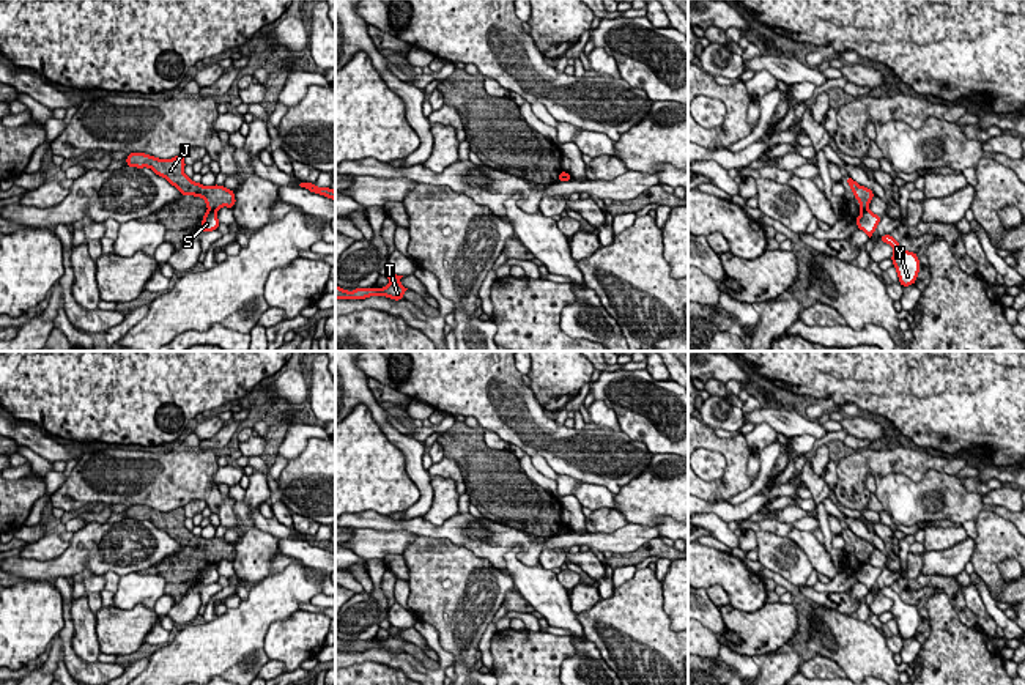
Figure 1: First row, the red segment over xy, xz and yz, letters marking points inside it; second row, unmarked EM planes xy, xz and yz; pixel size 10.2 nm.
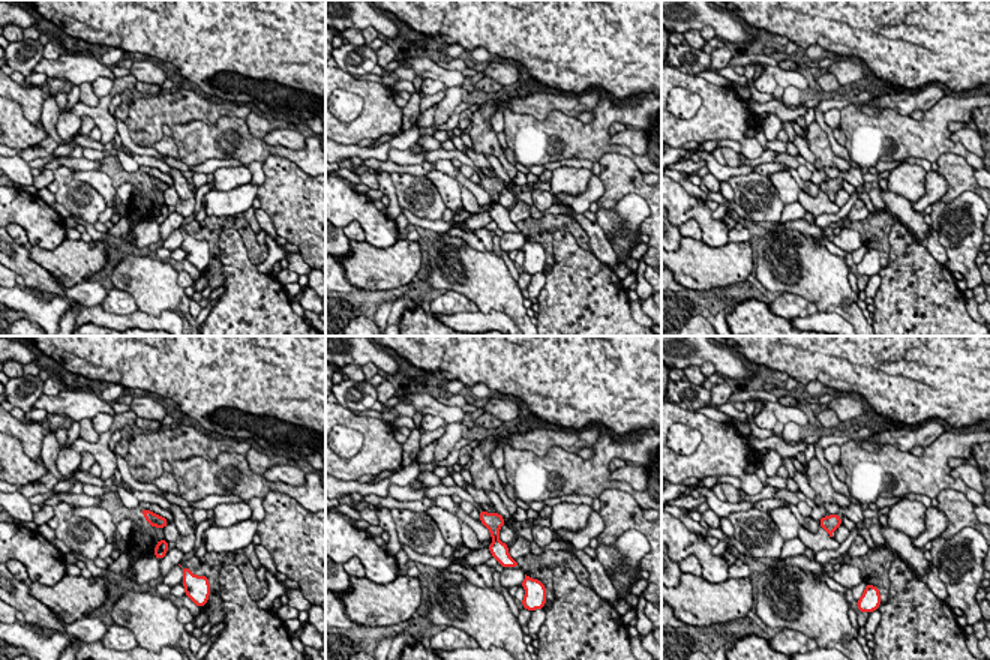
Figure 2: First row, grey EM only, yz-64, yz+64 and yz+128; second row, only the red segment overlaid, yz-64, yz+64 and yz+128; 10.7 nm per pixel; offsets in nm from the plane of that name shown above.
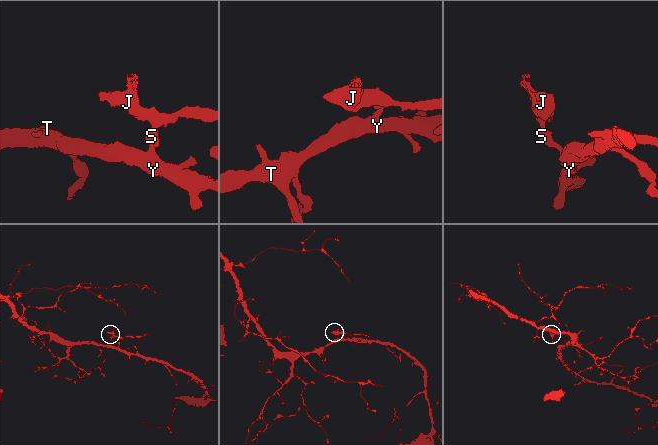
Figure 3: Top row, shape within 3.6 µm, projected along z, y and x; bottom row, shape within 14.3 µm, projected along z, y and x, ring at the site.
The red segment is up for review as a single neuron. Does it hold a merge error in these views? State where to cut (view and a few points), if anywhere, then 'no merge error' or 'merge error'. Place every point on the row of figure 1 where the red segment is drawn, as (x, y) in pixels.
xy (208, 210), (214, 211) | merge error

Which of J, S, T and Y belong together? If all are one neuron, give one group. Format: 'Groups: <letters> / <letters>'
Groups: J / S T Y

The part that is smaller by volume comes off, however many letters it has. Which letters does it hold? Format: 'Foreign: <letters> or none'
Foreign: J

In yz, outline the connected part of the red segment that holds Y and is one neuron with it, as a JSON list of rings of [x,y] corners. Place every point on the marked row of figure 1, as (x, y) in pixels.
[[[891,235],[880,236],[880,241],[893,247],[891,261],[902,287],[913,285],[920,274],[920,258],[915,252],[904,250]]]

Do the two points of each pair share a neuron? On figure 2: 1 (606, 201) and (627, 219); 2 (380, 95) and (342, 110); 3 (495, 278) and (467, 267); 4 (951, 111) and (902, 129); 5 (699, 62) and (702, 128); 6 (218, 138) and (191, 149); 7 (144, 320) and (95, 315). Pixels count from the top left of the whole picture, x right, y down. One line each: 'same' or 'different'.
1: different
2: different
3: same
4: same
5: different
6: same
7: same

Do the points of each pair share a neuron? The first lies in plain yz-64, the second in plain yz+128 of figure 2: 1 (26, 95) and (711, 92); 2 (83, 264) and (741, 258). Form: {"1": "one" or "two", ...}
{"1": "one", "2": "one"}

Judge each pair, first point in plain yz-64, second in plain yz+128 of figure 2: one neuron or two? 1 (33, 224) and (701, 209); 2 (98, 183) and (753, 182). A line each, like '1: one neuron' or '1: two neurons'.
1: one neuron
2: two neurons

